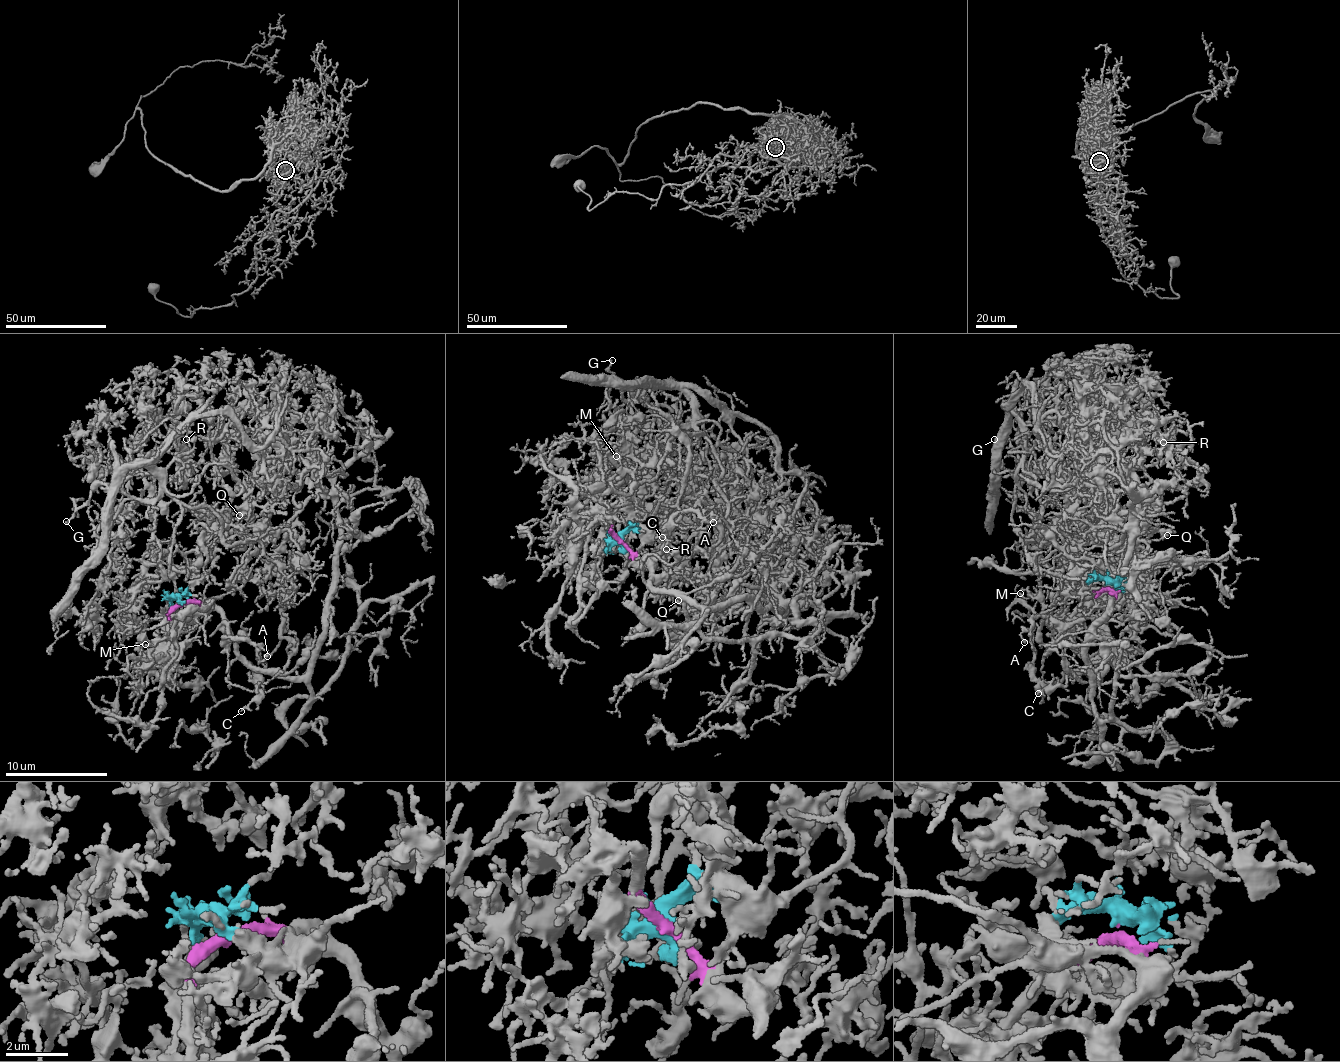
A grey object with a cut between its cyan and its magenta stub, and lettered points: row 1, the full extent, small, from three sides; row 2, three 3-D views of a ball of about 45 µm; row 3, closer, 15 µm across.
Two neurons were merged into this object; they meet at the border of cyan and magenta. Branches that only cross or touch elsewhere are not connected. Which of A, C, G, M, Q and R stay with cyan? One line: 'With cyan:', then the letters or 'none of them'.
With cyan: G, M, Q, R

